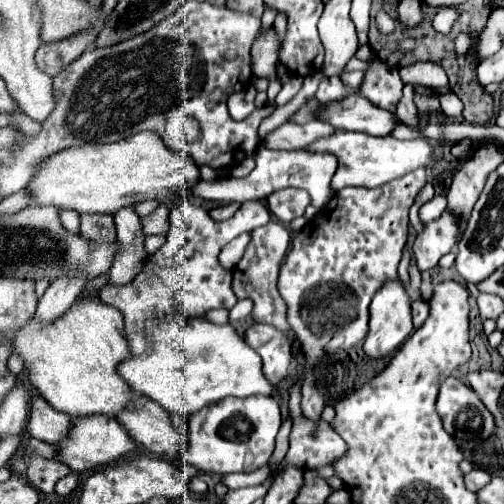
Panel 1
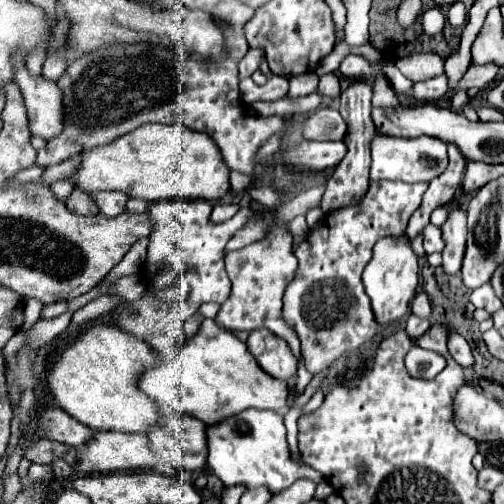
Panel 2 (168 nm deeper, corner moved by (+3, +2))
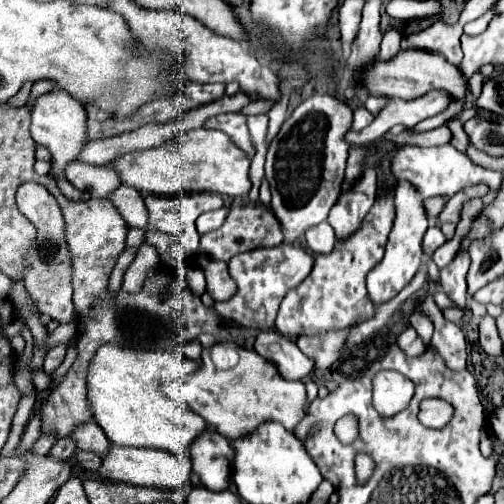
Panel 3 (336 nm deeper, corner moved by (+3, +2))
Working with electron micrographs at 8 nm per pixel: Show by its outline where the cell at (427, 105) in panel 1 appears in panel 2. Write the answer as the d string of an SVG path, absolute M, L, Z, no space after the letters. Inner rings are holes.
M441 75L441 77L433 77L427 81L415 83L411 97L417 103L439 103L439 99L443 97L445 91L447 91L447 77Z

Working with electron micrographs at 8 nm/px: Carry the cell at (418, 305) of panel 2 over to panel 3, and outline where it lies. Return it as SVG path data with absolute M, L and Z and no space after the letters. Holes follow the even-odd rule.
M413 313L413 315L409 317L409 321L411 321L411 325L415 327L415 331L419 333L419 337L421 337L425 343L429 343L429 341L431 341L431 335L433 335L433 323L431 323L425 315L421 315L421 313Z

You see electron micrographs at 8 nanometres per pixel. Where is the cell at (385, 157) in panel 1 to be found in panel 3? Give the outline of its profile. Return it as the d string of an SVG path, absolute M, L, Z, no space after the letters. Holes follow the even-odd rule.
M445 145L445 147L401 147L397 149L393 163L391 163L391 171L395 175L395 179L405 179L409 183L413 183L417 187L417 191L425 197L443 197L449 199L453 197L459 189L471 187L471 185L487 185L489 189L499 189L501 187L501 177L503 173L499 171L491 171L485 167L475 165L465 153L457 151L453 145Z

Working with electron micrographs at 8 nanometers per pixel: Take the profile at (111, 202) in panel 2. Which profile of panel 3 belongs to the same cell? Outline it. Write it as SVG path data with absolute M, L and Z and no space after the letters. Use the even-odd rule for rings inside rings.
M79 159L67 163L65 177L77 187L77 189L87 189L95 199L107 199L111 191L115 191L121 181L119 173L111 169L111 165L89 165Z

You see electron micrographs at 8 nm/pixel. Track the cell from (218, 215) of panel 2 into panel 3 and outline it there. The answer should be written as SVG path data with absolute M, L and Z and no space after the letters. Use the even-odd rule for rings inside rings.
M225 209L213 211L213 213L205 213L205 215L201 215L197 219L197 231L201 235L207 233L207 231L213 231L213 229L217 229L223 223L223 219L225 219Z

